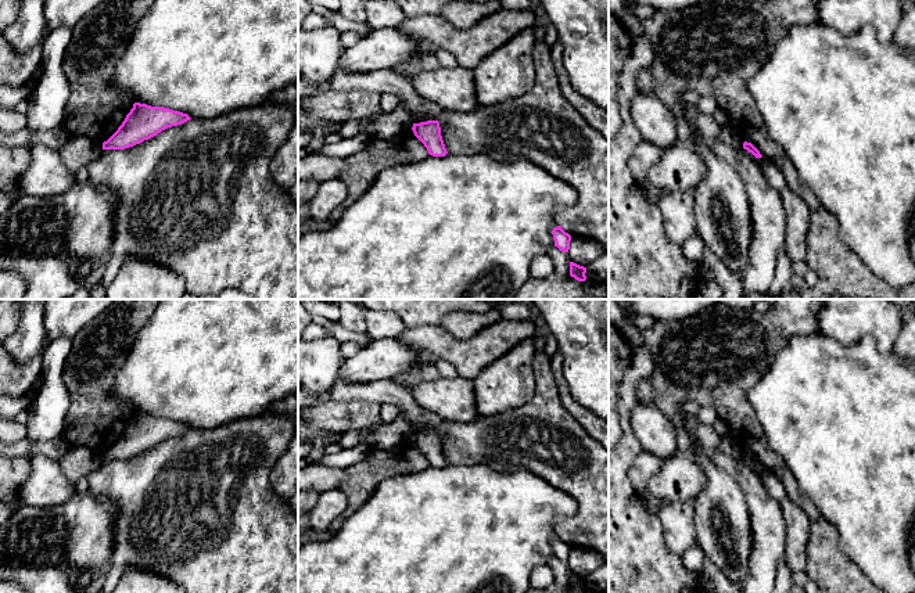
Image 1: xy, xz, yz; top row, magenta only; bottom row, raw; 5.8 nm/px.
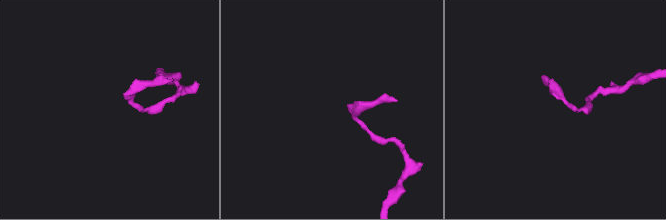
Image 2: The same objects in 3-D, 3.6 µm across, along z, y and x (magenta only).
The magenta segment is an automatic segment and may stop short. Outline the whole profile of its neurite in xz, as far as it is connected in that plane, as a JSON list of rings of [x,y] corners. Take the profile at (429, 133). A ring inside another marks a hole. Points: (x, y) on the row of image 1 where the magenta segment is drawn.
[[[438,121],[413,123],[412,130],[415,136],[424,144],[430,155],[445,157],[448,154]]]

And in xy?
[[[134,103],[118,130],[103,143],[103,150],[125,150],[148,140],[162,130],[182,125],[187,114],[164,107]]]

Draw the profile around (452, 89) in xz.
[[[459,65],[435,71],[421,69],[410,76],[410,82],[421,98],[445,111],[470,112],[478,107],[473,69]]]

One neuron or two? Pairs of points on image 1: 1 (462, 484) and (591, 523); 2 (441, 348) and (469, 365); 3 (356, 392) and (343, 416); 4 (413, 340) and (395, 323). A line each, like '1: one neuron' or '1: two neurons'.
1: two neurons
2: one neuron
3: two neurons
4: two neurons

